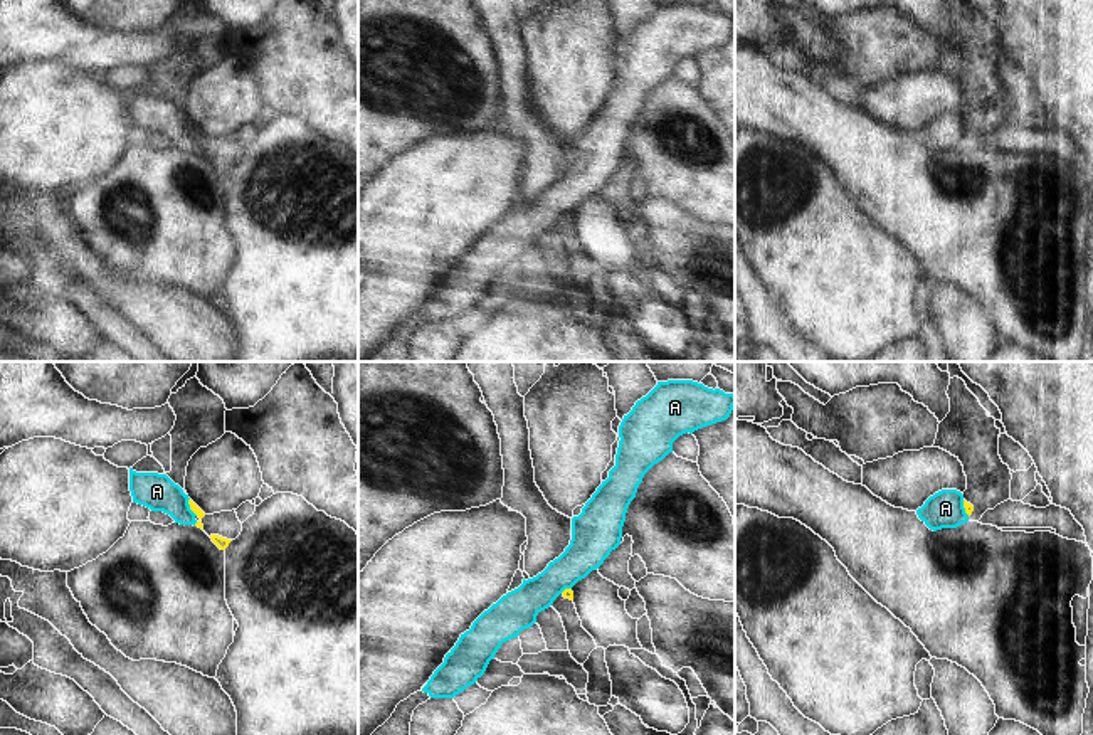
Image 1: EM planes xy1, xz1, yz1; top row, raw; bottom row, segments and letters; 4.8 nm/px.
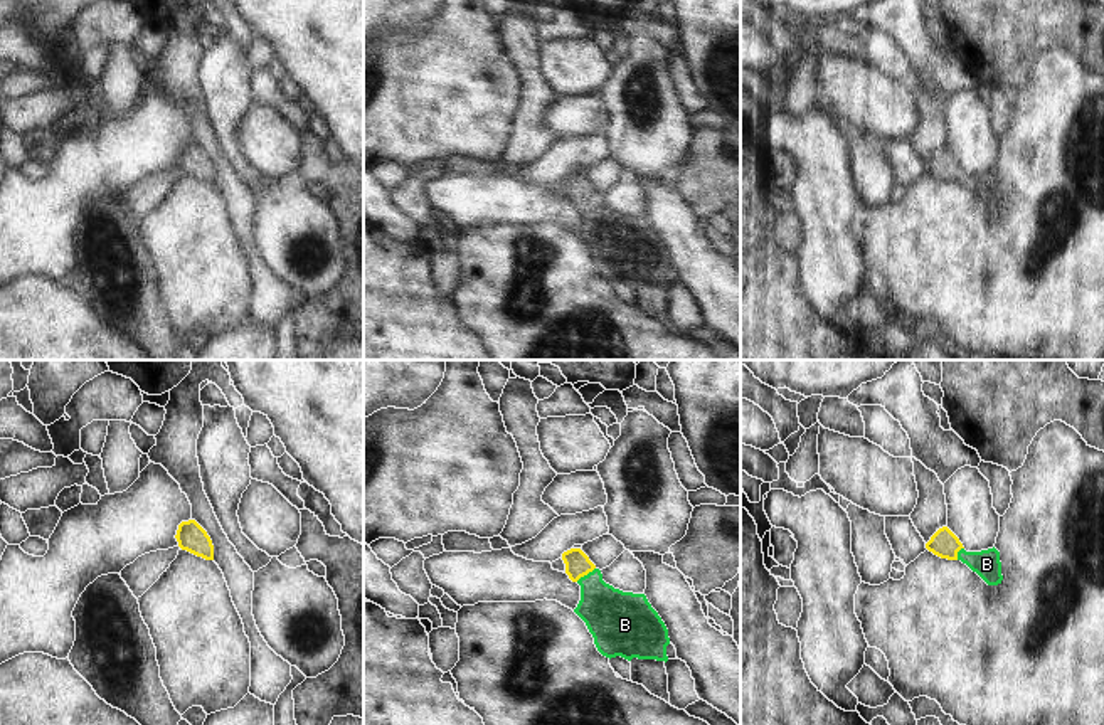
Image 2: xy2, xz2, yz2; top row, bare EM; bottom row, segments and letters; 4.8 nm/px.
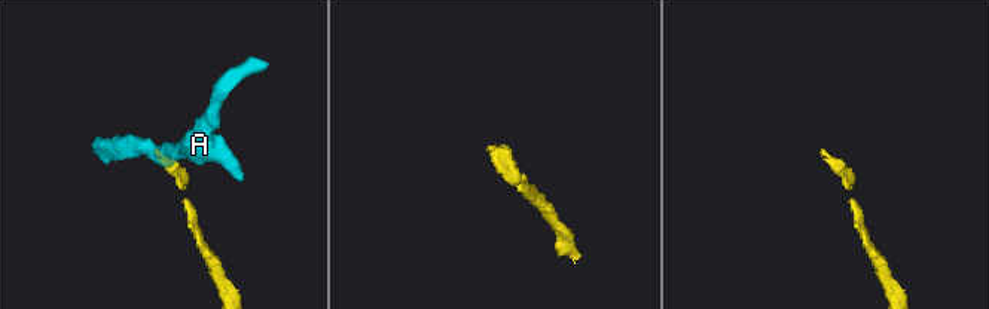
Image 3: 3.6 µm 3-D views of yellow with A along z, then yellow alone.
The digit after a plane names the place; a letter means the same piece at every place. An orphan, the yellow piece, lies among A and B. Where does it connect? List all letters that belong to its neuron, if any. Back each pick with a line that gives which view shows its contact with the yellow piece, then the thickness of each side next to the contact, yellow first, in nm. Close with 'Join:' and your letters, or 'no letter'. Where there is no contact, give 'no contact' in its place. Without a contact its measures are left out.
B: contact in xz2; calibres 120 and 260 nm
Join: B

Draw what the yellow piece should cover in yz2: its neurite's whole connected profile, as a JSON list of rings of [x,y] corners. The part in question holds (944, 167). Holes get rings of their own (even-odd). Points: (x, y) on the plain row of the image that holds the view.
[[[947,150],[939,151],[926,167],[926,172],[941,182],[961,183],[988,209],[998,209],[1003,204],[1000,175],[995,170],[981,175],[966,175]]]

